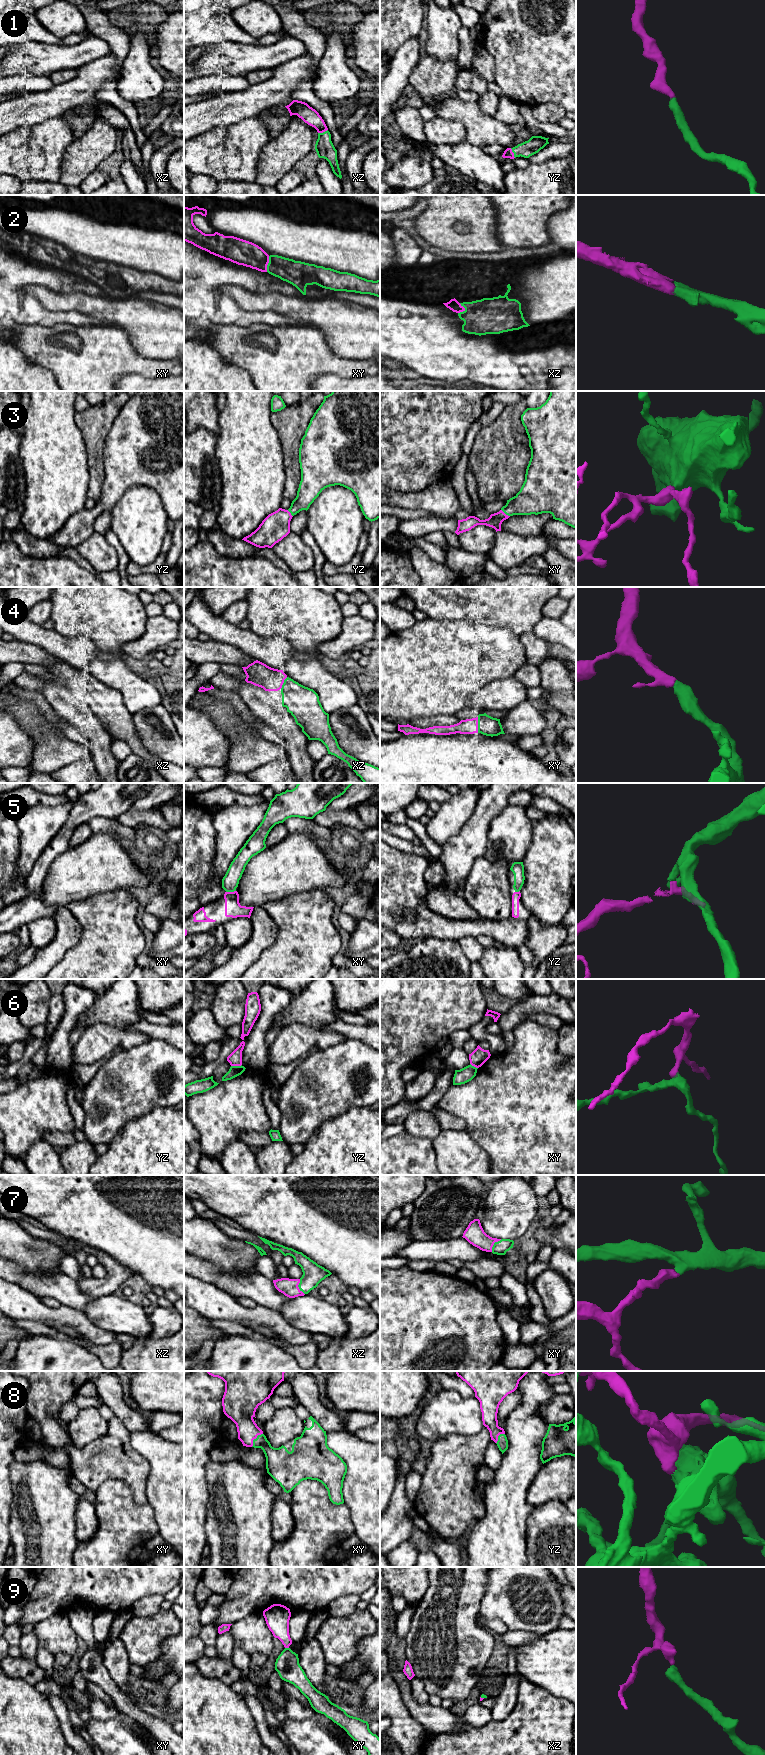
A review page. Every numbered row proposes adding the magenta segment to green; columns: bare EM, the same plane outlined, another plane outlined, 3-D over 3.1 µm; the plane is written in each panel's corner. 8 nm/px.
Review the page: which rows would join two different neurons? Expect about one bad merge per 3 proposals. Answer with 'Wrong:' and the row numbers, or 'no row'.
Wrong: 6

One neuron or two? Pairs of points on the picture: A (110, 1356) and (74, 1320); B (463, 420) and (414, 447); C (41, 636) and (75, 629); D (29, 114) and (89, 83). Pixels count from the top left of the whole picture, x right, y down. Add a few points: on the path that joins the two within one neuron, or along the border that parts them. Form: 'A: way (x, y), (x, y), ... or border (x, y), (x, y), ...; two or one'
A: border (87, 1340), (95, 1344), (118, 1342); two
B: way (451, 420), (441, 420), (426, 435); one
C: border (53, 629), (65, 636), (81, 636); two
D: way (44, 105), (53, 104), (74, 92); one

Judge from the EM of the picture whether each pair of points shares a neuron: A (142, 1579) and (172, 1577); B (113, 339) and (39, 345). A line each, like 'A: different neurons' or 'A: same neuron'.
A: same neuron
B: same neuron

